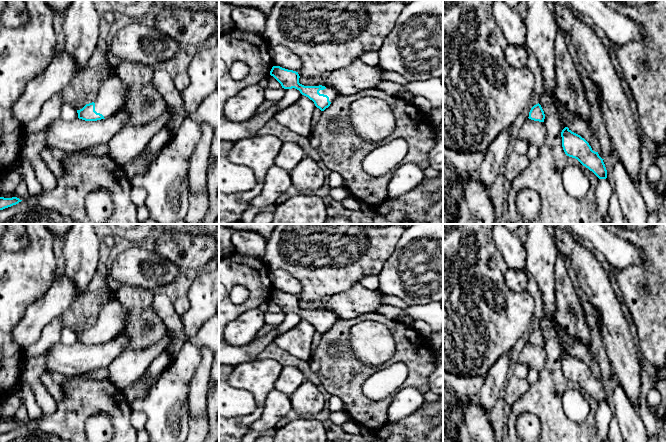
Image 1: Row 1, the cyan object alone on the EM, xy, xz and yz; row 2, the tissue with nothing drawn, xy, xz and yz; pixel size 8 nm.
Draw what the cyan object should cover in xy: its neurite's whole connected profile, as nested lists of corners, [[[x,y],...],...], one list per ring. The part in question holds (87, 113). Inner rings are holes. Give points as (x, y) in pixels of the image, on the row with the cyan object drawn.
[[[110,75],[98,90],[94,102],[77,110],[78,118],[85,121],[105,119],[120,110],[125,97],[125,85],[118,77]]]

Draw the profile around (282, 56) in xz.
[[[281,44],[270,45],[270,55],[273,64],[282,68],[298,72],[302,68],[302,61],[289,48]]]

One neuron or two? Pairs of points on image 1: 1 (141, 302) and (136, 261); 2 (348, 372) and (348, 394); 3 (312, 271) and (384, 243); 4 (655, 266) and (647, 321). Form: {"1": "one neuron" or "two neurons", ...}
{"1": "two neurons", "2": "one neuron", "3": "one neuron", "4": "one neuron"}

